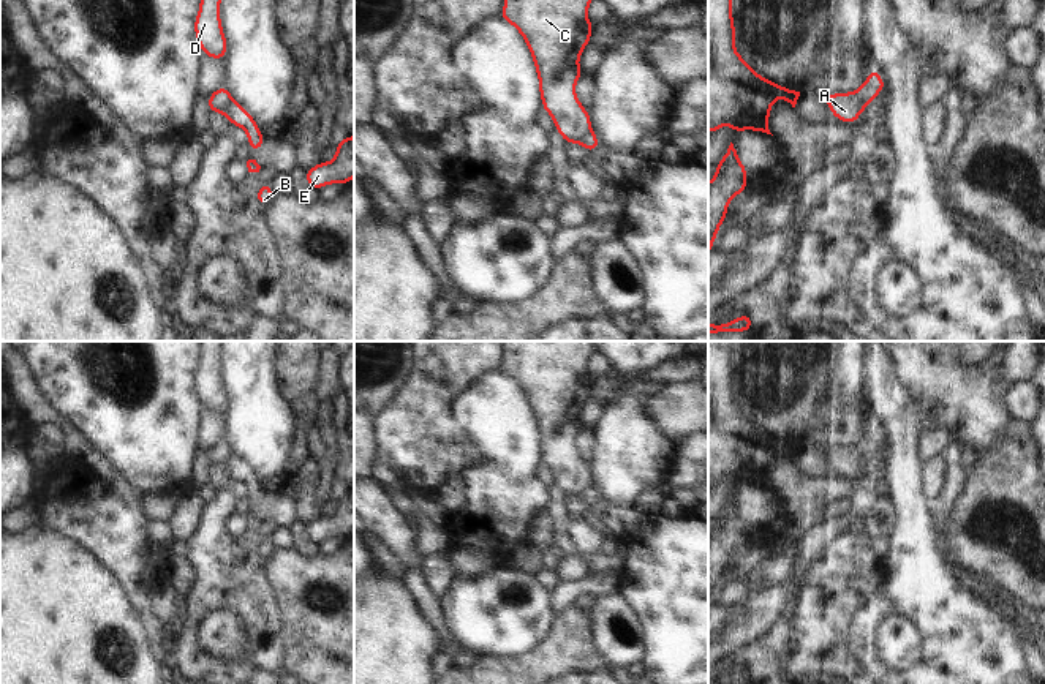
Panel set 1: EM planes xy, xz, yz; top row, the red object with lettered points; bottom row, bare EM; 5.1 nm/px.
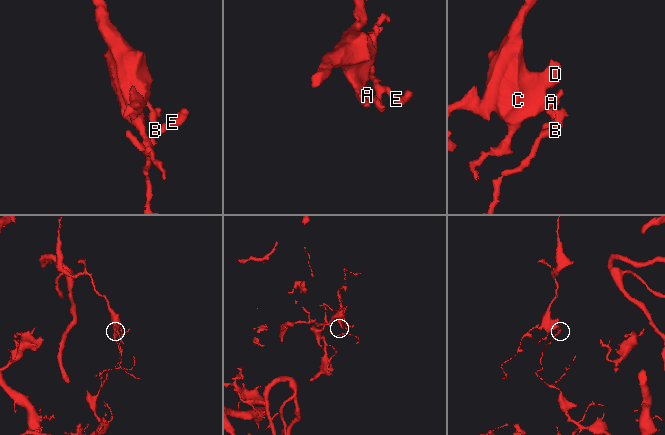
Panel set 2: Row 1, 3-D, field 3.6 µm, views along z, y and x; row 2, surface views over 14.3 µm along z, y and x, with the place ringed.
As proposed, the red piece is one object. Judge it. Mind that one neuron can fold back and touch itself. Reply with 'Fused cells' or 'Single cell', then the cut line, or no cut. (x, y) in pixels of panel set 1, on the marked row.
Fused cells. Split along xy (231, 100), (228, 117)

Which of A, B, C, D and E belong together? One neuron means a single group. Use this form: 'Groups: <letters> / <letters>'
Groups: A C D / B E

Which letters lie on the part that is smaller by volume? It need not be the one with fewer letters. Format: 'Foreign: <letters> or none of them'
Foreign: A, C, D

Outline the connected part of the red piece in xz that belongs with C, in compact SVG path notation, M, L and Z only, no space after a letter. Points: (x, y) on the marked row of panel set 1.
M504 0L504 11L498 14L526 39L539 76L542 109L552 115L564 144L580 142L585 134L591 133L590 114L580 106L574 92L574 84L583 74L577 62L594 27L587 19L590 3L591 0Z

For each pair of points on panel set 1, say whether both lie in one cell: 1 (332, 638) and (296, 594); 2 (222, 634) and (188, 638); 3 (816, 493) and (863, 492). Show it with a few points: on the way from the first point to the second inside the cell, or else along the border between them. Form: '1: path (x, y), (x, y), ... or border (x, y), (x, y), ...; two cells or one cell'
1: path (329, 627), (307, 605); one cell
2: border (214, 610), (195, 640), (223, 662); two cells
3: border (871, 474), (859, 481), (856, 492), (845, 503); two cells

